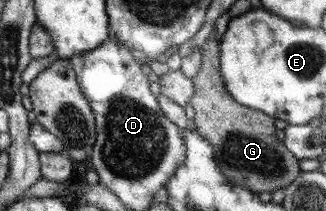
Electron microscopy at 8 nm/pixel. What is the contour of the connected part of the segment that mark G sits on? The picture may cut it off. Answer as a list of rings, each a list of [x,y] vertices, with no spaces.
[[[212,24],[212,32],[198,48],[200,68],[191,78],[193,95],[189,104],[194,110],[195,131],[214,146],[220,171],[234,186],[248,188],[252,193],[273,193],[279,188],[284,189],[302,172],[298,167],[298,159],[291,152],[286,152],[282,141],[278,142],[274,138],[272,117],[242,106],[228,94],[219,70],[219,40],[215,32],[215,24]]]

